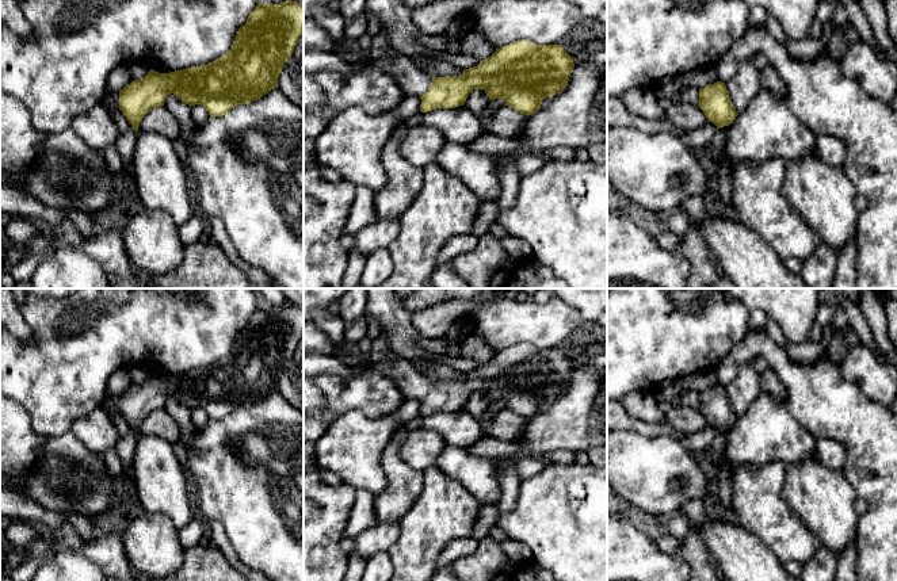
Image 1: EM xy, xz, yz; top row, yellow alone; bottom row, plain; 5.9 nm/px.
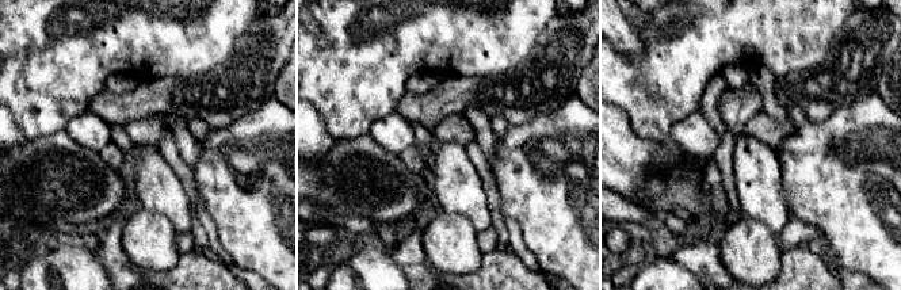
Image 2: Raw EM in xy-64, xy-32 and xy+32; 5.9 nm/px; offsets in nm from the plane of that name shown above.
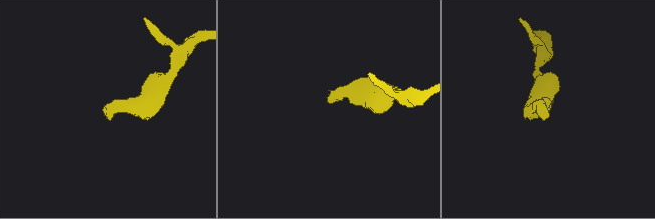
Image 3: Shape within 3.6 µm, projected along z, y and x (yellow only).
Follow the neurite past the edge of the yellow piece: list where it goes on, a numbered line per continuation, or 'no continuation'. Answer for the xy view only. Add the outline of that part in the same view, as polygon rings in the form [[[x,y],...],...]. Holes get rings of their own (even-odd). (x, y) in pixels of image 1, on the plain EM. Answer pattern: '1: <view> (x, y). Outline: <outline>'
1: xy (110, 402). Outline: [[[119,395],[117,397],[104,397],[103,409],[119,412]]]

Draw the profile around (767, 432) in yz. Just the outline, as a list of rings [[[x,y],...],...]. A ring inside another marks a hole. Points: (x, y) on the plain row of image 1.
[[[762,391],[748,412],[729,428],[724,451],[733,473],[740,466],[767,462],[794,465],[814,452],[816,439],[768,393]]]

